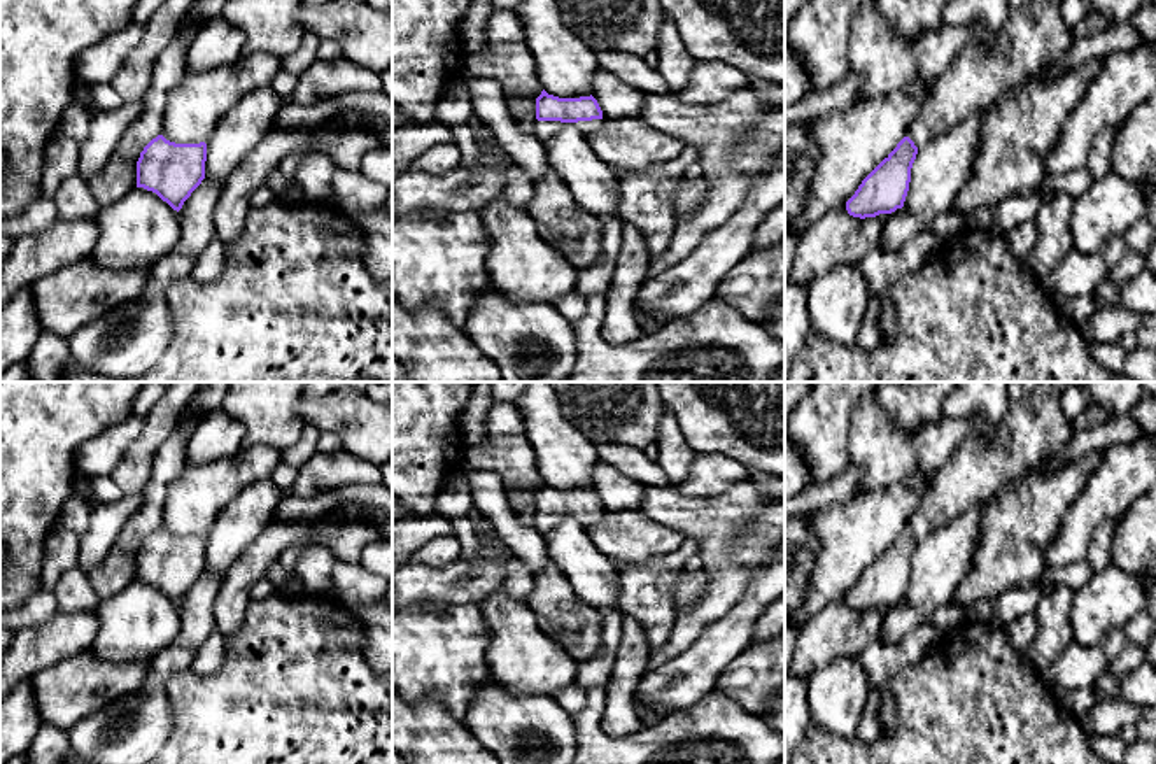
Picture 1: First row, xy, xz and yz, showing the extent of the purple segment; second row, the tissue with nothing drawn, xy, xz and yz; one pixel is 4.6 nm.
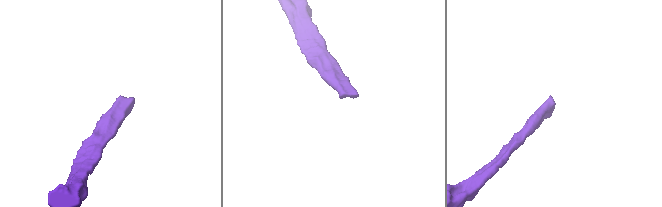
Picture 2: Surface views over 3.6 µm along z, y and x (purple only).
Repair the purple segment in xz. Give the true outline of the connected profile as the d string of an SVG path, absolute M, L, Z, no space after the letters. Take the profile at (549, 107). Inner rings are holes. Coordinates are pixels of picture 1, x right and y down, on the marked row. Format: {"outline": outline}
{"outline": "M545 89L536 98L536 119L532 131L543 144L548 142L566 123L573 123L589 137L597 131L604 121L603 110L592 95L559 98L548 95Z"}

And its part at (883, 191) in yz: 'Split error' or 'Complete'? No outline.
Split error

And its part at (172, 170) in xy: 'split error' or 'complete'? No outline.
complete

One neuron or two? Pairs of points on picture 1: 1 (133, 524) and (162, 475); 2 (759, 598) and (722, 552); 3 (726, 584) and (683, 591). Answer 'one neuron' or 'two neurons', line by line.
1: one neuron
2: two neurons
3: two neurons

